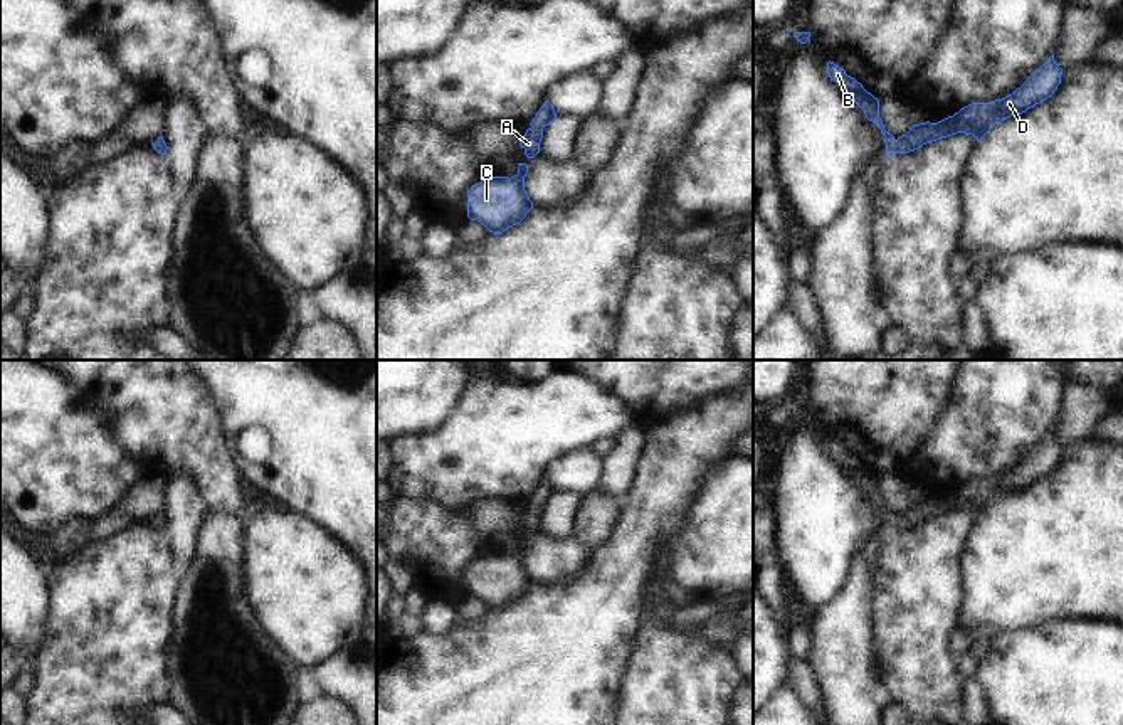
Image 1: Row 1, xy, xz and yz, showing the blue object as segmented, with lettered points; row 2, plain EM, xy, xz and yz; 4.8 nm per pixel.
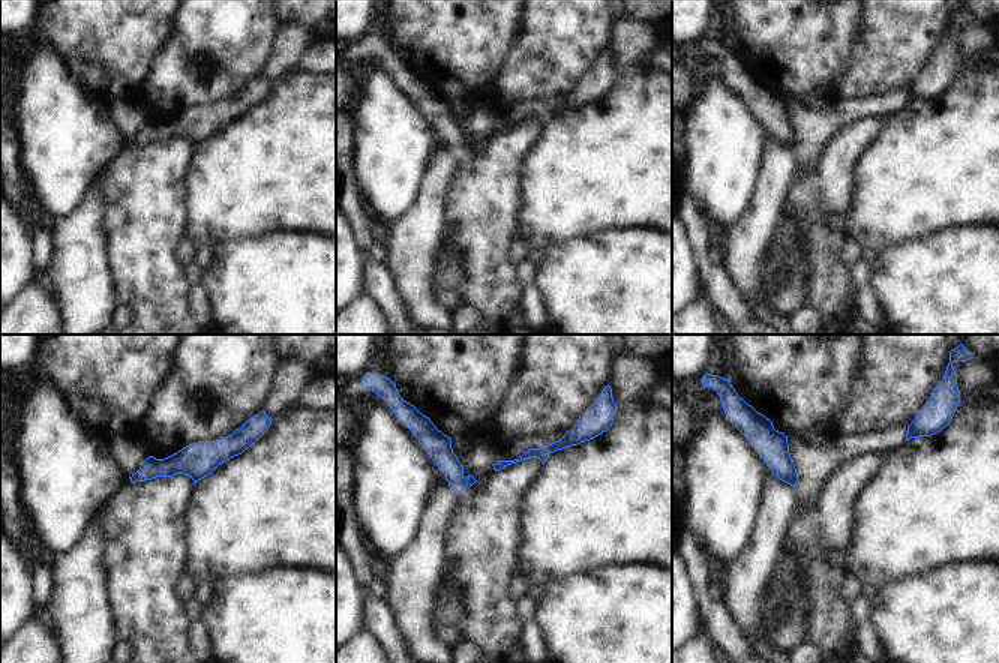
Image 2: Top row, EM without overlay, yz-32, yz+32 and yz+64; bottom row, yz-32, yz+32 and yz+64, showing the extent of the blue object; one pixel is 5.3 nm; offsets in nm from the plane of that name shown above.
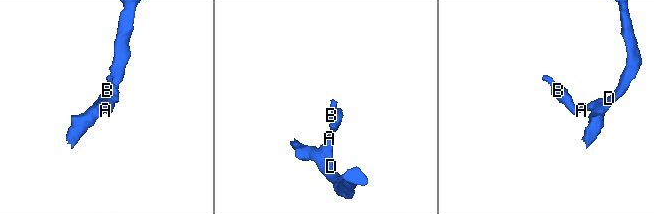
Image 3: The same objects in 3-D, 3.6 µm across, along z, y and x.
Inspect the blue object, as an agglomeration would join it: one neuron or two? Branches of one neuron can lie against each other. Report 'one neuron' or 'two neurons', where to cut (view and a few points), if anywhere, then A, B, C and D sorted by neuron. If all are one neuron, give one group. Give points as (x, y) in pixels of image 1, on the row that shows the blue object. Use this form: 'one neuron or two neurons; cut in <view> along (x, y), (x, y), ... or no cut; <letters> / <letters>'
one neuron; no cut; A B C D

